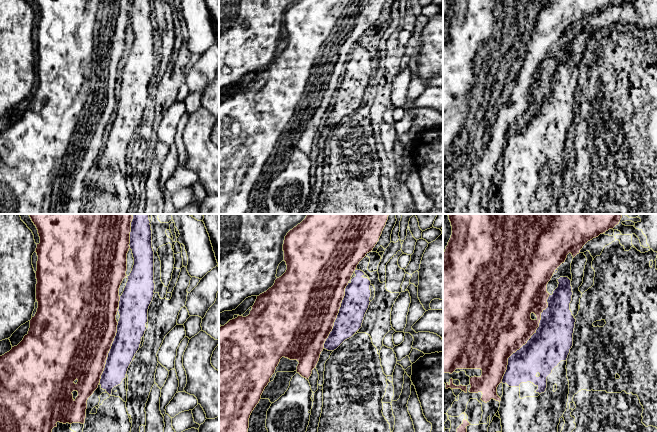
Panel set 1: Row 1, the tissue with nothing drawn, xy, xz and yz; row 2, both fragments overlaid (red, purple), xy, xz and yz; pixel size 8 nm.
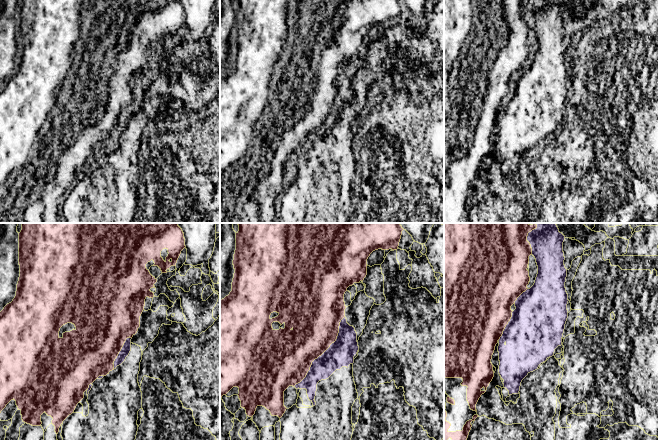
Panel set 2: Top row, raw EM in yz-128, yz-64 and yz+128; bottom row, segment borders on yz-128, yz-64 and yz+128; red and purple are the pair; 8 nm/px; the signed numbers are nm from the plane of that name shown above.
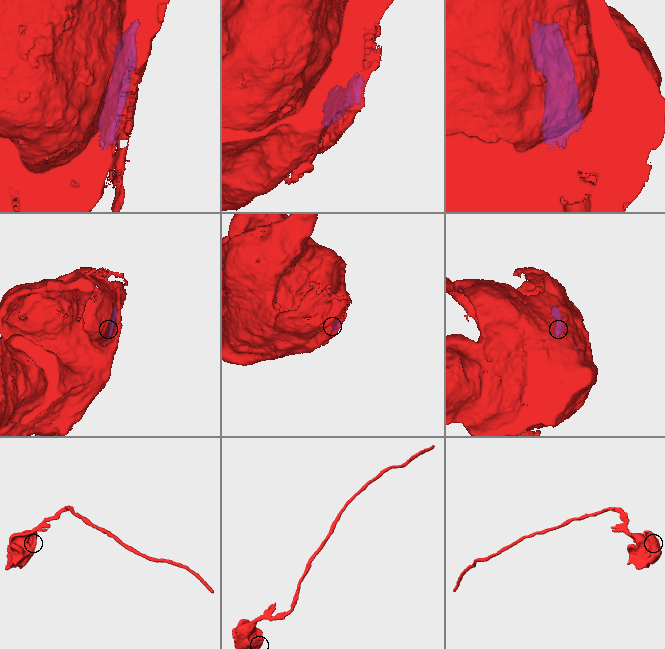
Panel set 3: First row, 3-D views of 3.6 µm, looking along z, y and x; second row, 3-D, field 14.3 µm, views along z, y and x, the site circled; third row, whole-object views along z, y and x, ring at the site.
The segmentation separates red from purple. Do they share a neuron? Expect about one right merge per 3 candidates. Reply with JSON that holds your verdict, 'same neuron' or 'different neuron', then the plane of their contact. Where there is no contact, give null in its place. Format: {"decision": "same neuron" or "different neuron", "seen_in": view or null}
{"decision": "different neuron", "seen_in": "yz"}

